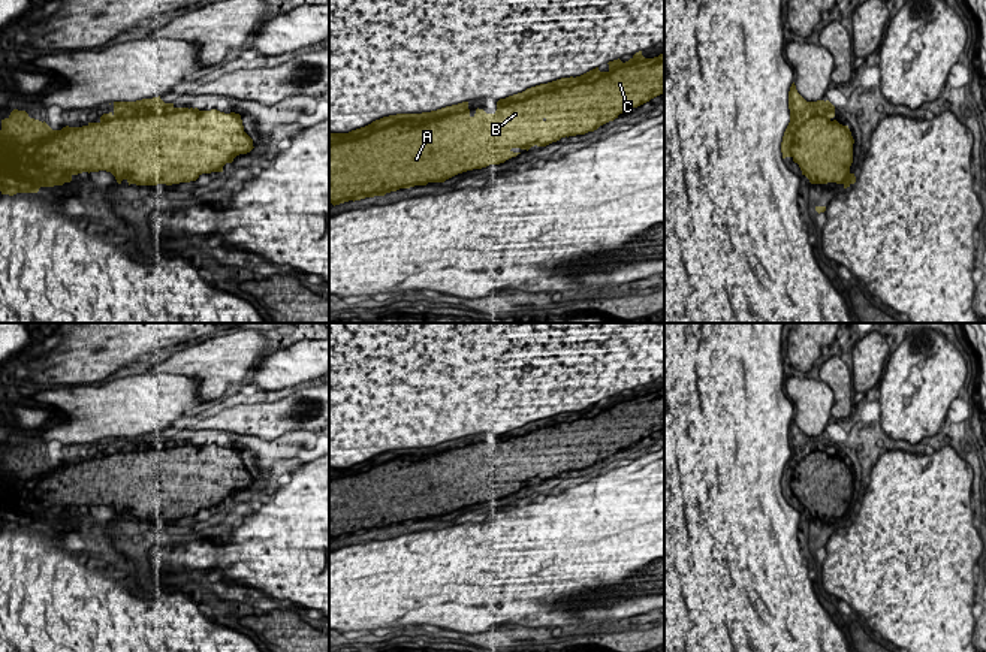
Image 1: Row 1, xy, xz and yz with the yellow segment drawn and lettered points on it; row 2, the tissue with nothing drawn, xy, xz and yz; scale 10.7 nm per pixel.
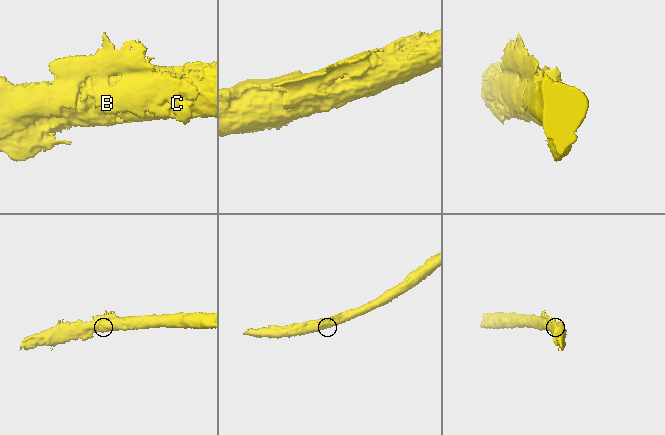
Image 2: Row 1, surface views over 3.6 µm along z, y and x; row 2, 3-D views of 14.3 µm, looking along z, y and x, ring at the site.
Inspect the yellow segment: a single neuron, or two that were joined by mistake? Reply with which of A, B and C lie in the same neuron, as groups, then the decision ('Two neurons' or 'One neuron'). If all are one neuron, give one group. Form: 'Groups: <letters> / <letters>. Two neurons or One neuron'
Groups: A B C. One neuron

